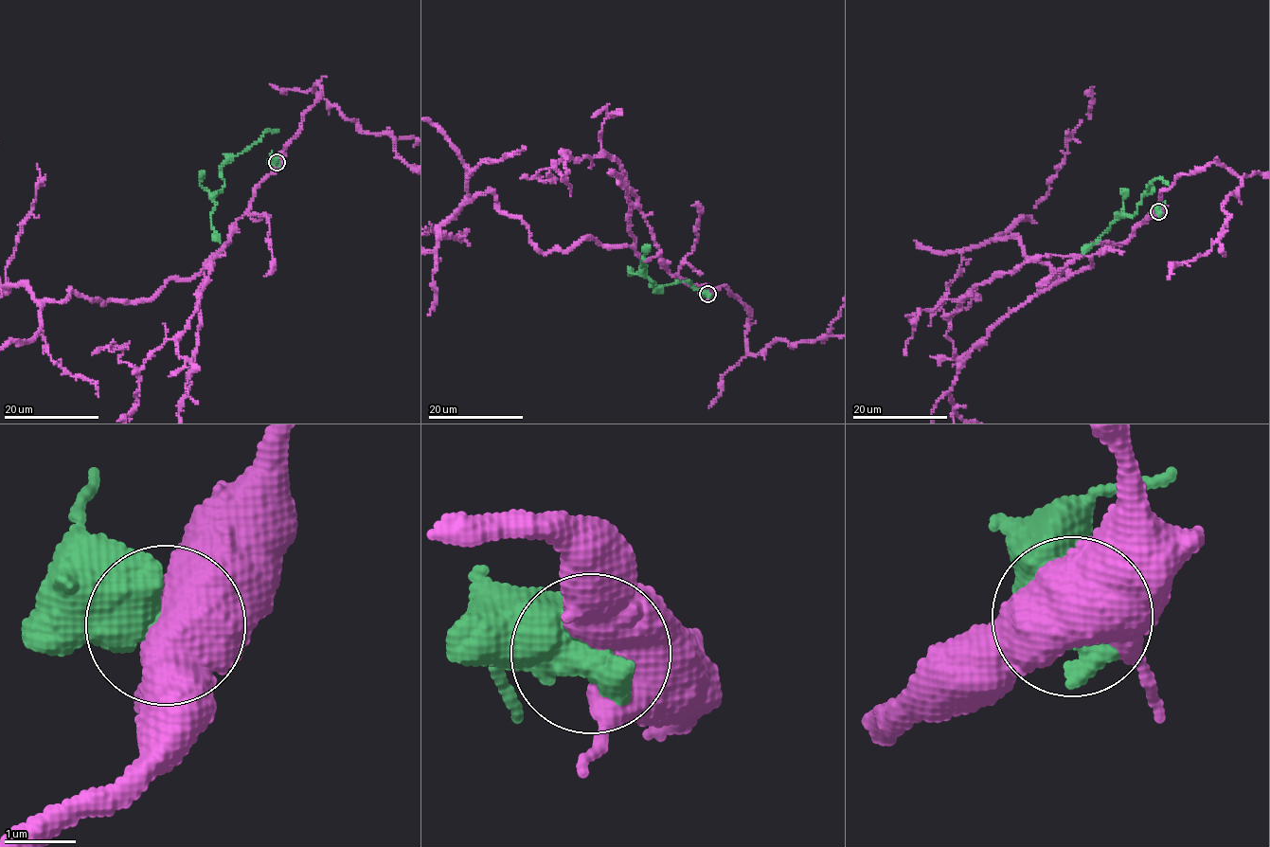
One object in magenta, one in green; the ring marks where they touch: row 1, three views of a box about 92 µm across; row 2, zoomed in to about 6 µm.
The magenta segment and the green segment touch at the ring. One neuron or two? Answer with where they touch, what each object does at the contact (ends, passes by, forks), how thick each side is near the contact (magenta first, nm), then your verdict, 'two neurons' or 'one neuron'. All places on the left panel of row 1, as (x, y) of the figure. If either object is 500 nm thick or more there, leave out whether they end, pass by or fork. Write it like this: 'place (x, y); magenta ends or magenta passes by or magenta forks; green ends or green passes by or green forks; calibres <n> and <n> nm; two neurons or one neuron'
place (277, 162); calibres 600 and 800 nm; two neurons

